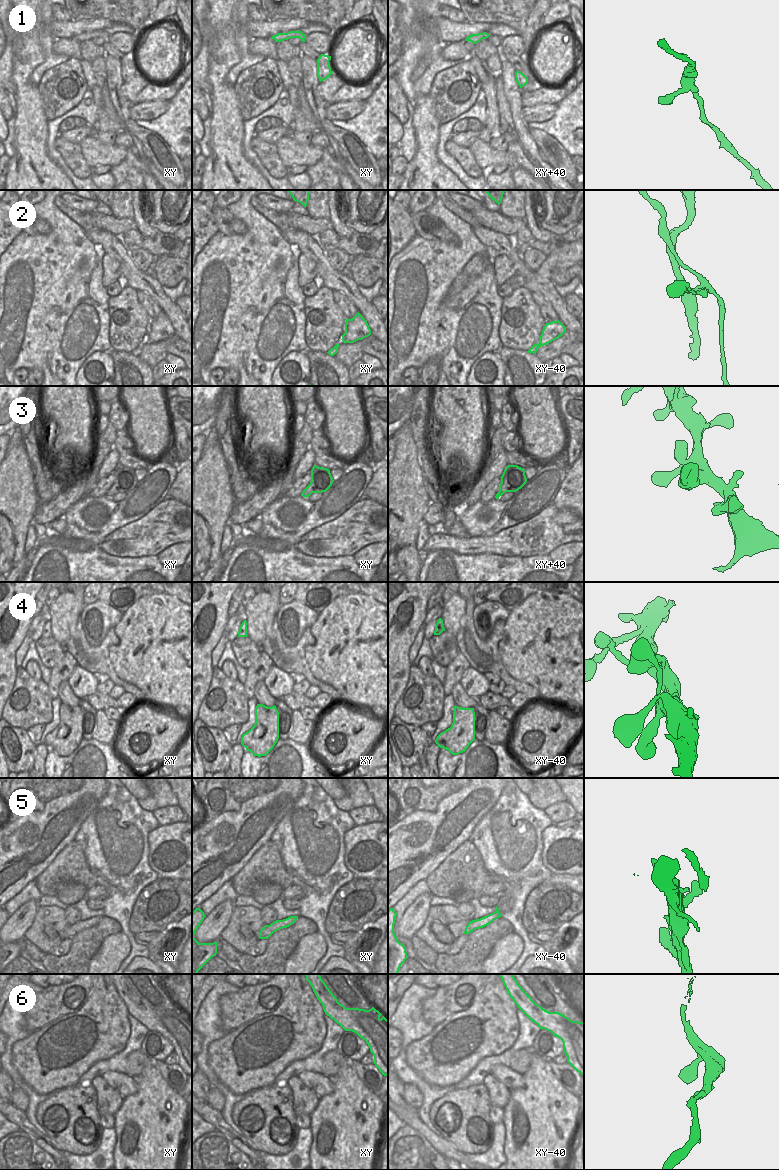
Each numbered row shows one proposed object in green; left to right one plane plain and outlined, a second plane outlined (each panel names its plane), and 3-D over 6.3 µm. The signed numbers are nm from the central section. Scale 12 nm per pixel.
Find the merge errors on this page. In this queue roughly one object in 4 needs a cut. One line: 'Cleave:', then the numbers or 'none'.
Cleave: 2

